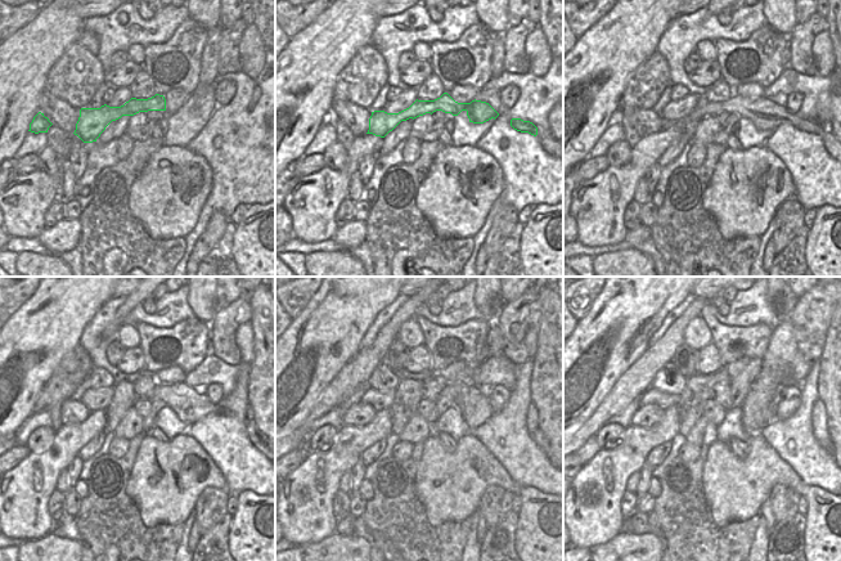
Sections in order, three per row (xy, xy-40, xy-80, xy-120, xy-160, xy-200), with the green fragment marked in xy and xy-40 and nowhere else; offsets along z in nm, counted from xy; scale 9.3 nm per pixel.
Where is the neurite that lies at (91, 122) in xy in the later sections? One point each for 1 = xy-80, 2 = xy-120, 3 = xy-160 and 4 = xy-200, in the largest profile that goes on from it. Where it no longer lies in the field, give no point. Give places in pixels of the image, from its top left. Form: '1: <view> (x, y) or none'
1: xy-80 (765, 115)
2: xy-120 (189, 405)
3: xy-160 (473, 403)
4: xy-200 (770, 416)

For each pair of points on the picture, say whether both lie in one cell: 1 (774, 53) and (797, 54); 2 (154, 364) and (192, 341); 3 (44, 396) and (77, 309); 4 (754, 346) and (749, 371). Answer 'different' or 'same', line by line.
1: different
2: same
3: different
4: different

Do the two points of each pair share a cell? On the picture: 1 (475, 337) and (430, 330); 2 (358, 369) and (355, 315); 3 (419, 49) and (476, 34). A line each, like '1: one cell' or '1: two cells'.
1: one cell
2: two cells
3: two cells

